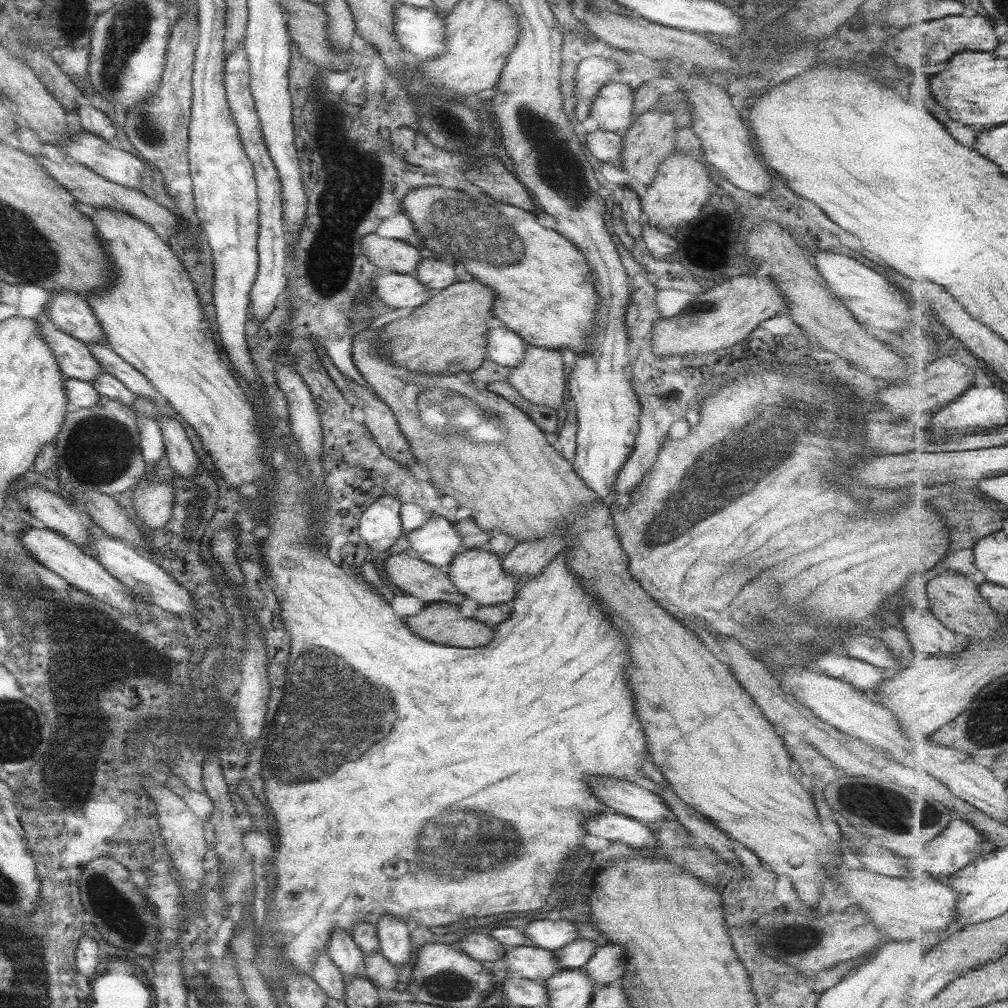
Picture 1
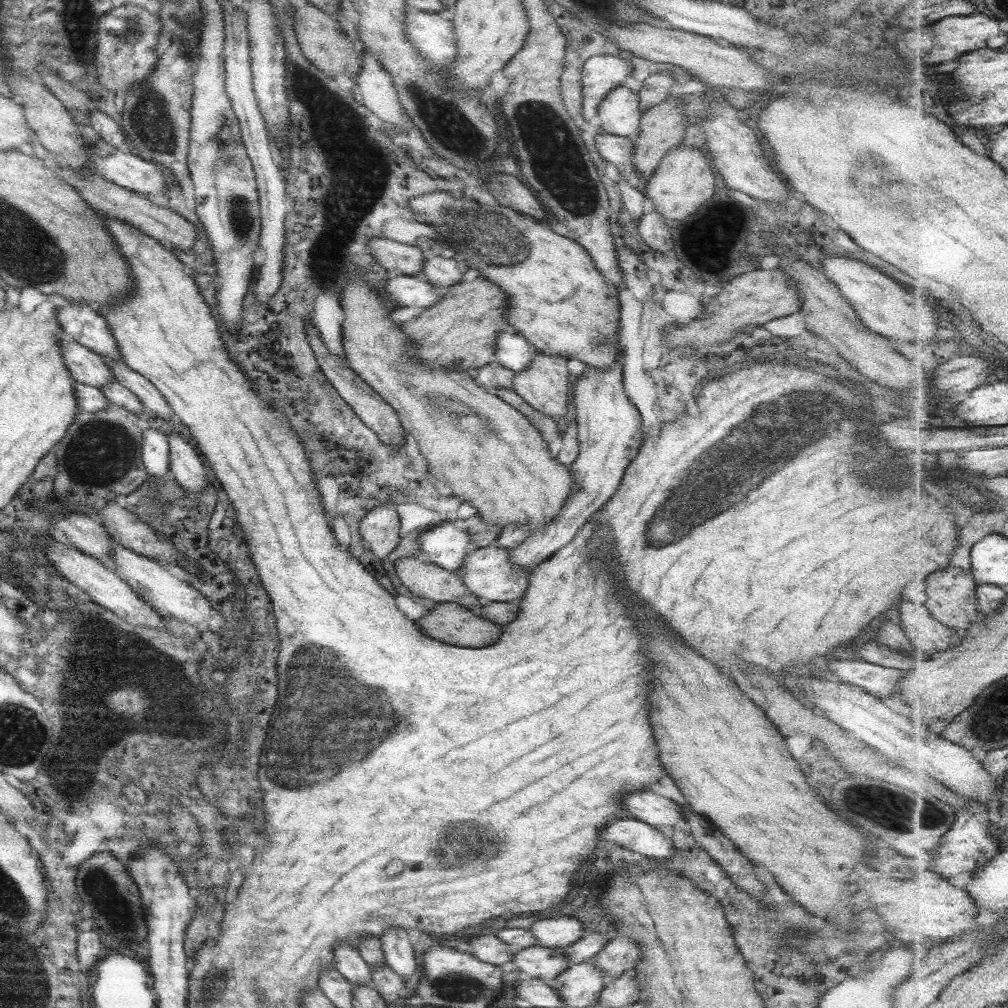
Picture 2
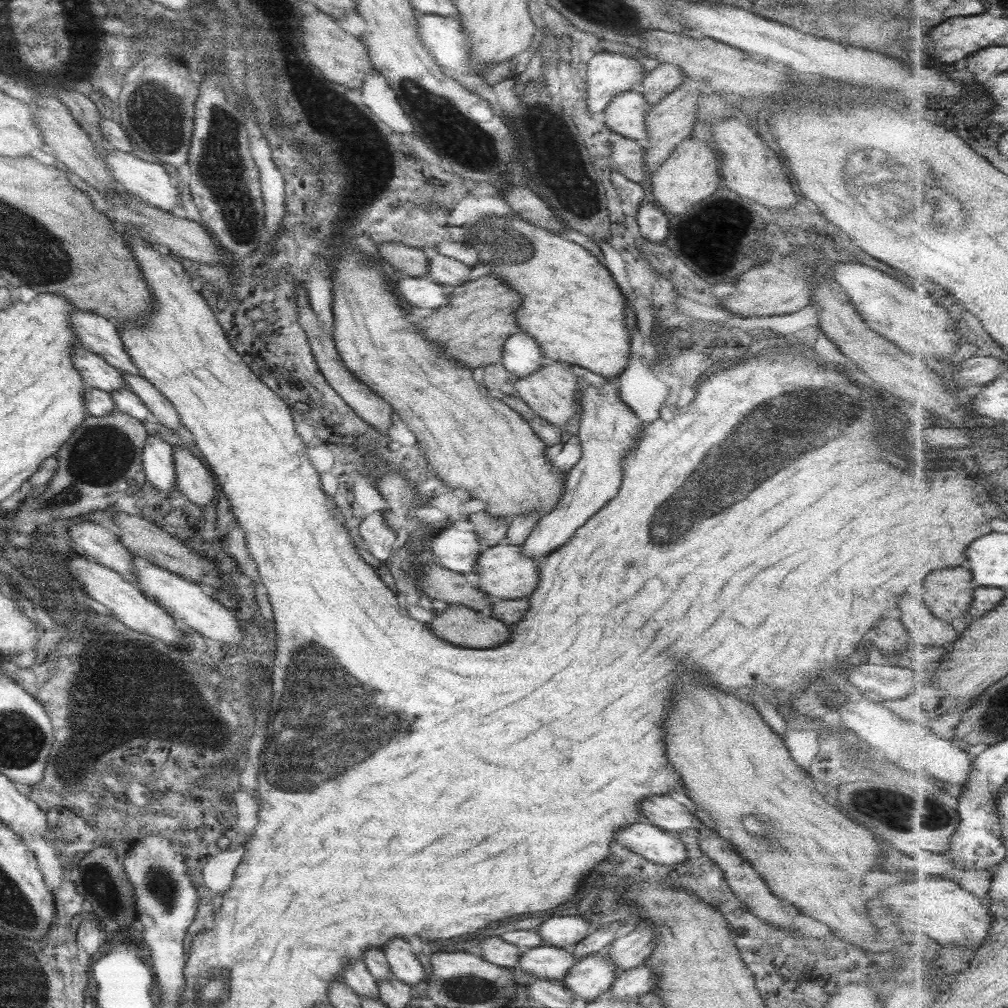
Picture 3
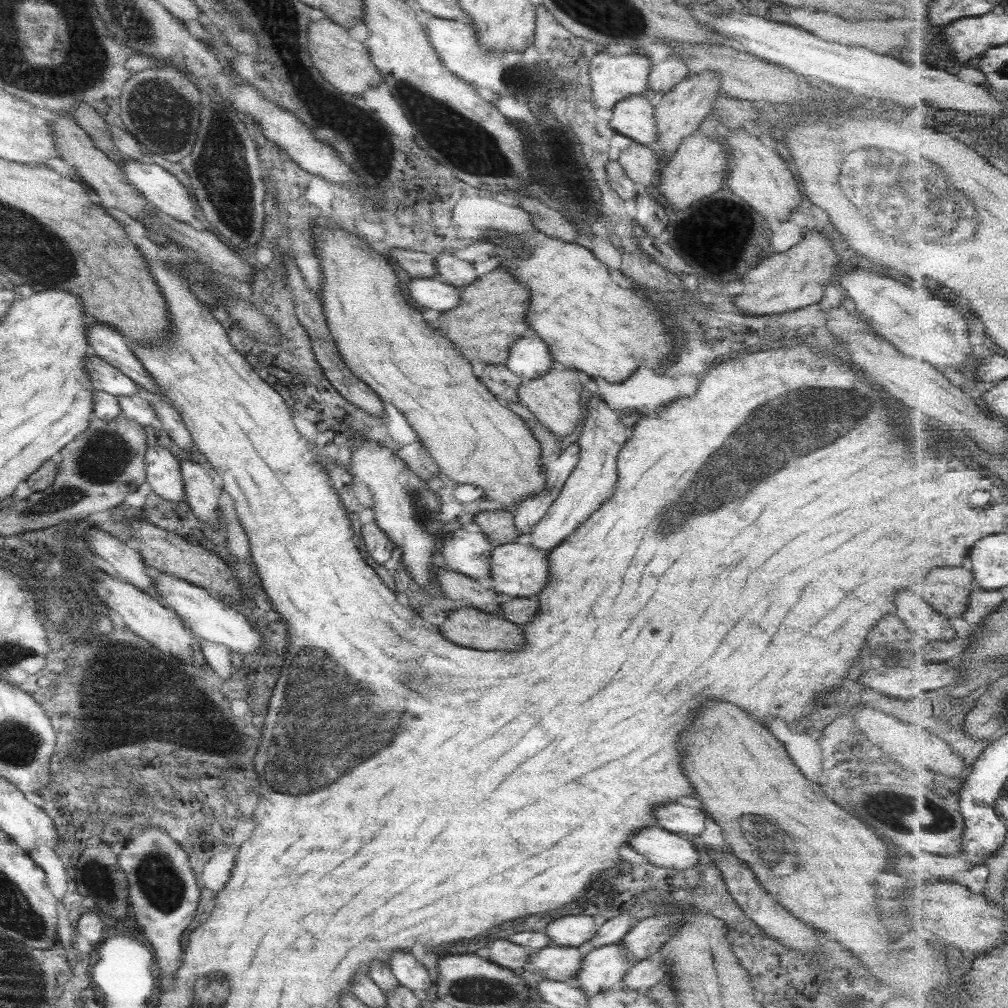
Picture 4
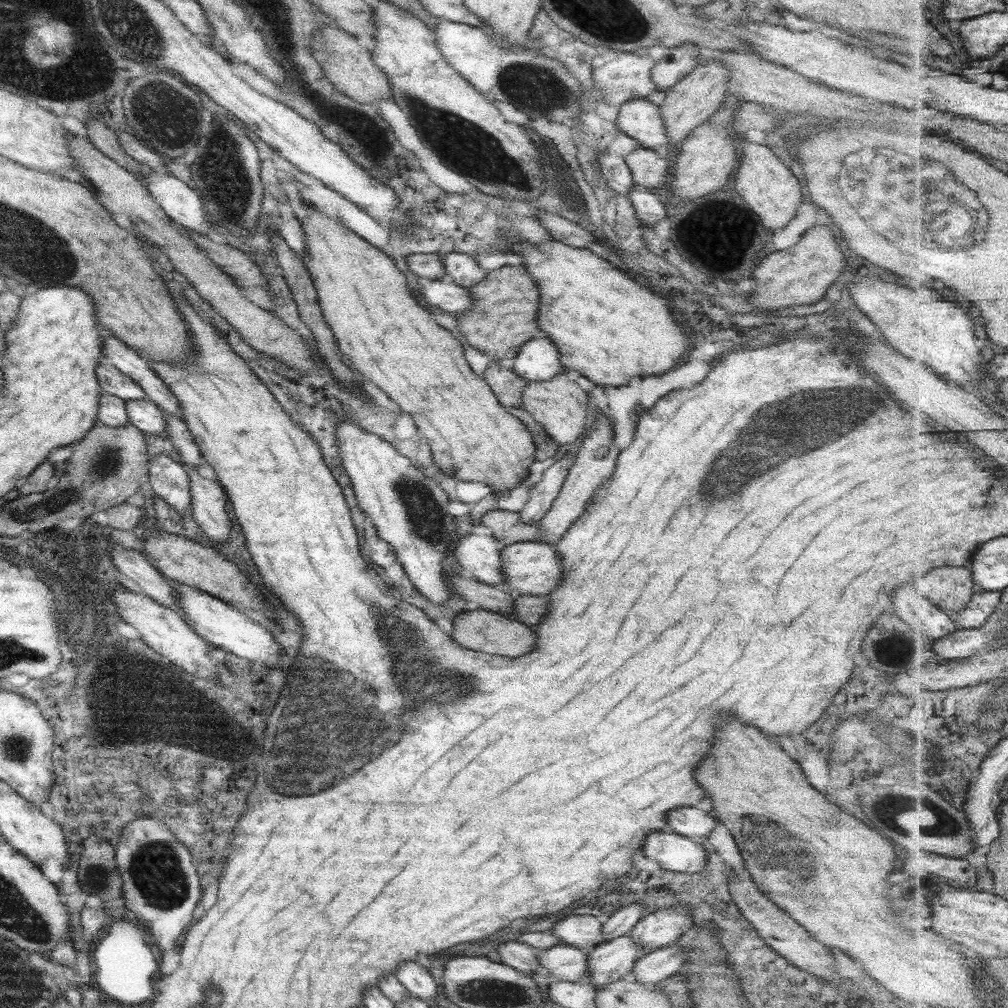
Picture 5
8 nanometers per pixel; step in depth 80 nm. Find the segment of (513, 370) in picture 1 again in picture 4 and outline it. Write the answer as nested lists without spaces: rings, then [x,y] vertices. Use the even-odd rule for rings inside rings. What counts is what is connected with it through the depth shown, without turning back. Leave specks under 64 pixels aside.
[[[554,364],[546,373],[527,382],[522,382],[516,388],[517,403],[520,406],[525,406],[536,418],[536,421],[556,434],[559,440],[570,434],[579,420],[583,418],[585,397],[579,396],[581,384],[578,375],[579,373],[573,369]]]

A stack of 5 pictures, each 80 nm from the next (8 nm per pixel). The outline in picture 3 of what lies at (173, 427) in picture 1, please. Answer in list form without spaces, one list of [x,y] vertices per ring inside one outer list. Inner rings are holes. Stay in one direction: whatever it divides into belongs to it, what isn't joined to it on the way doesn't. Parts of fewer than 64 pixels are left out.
[[[173,446],[172,455],[175,490],[203,510],[217,495],[212,473],[188,449]]]

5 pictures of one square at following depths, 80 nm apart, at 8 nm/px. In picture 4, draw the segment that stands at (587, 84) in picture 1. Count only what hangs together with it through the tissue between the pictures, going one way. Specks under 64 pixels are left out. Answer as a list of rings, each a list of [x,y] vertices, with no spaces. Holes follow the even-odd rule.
[[[599,52],[590,58],[588,68],[588,81],[590,88],[590,101],[595,109],[595,116],[601,121],[610,117],[612,106],[627,95],[642,94],[647,86],[647,77],[650,70],[650,61],[645,55],[634,53],[620,56],[610,56]]]

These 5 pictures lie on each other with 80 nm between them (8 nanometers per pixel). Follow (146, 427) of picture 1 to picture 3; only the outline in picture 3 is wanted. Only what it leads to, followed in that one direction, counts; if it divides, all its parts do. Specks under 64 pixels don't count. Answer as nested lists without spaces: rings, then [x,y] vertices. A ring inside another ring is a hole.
[[[146,435],[140,454],[141,470],[147,484],[156,491],[175,490],[172,454],[173,446],[156,435]]]

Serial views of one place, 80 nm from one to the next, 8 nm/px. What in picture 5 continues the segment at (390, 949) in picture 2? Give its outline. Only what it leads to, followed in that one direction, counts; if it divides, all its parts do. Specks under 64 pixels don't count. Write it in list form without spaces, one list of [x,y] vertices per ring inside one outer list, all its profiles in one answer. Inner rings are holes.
[[[399,962],[395,978],[409,995],[425,1002],[435,1000],[438,984],[432,979],[430,971],[423,966],[415,962]]]

